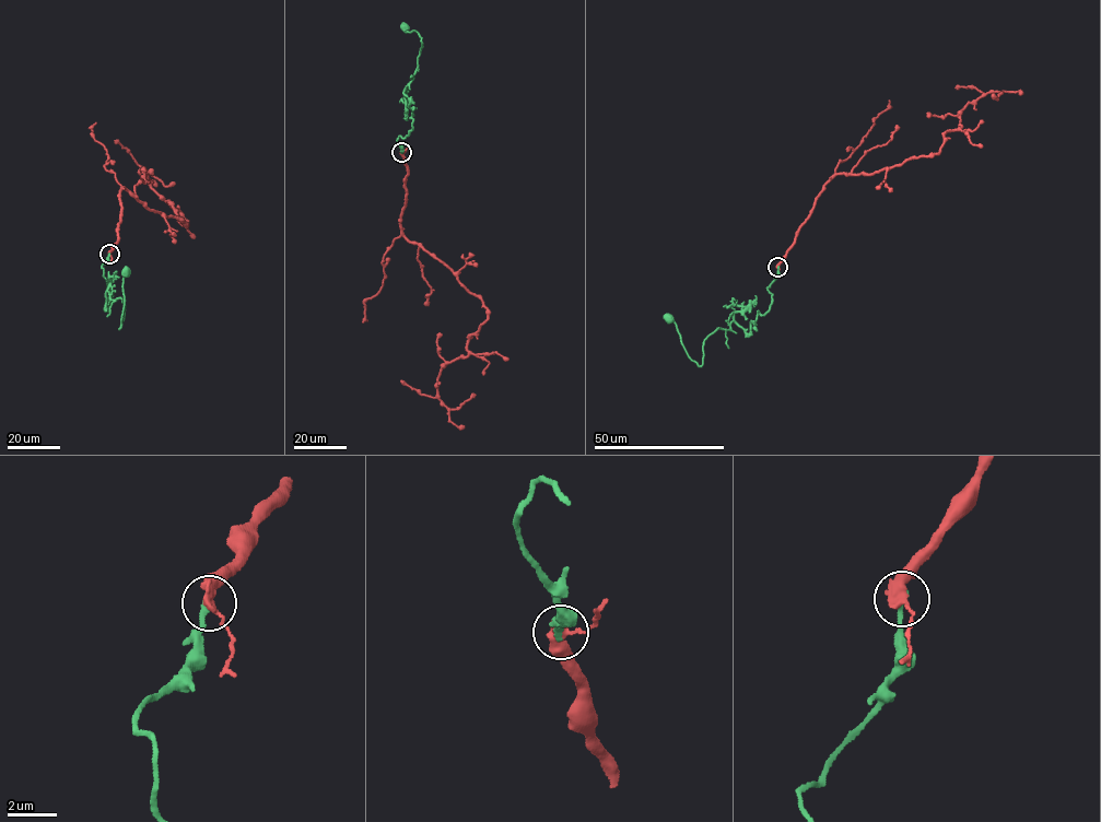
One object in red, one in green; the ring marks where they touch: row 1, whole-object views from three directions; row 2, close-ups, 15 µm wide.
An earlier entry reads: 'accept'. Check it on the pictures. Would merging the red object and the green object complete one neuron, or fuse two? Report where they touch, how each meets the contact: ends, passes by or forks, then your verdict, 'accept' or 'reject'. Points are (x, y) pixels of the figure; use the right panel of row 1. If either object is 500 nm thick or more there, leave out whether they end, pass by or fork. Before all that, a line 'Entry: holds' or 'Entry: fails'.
Entry: fails
(777, 267) | red passes by | green ends | reject

